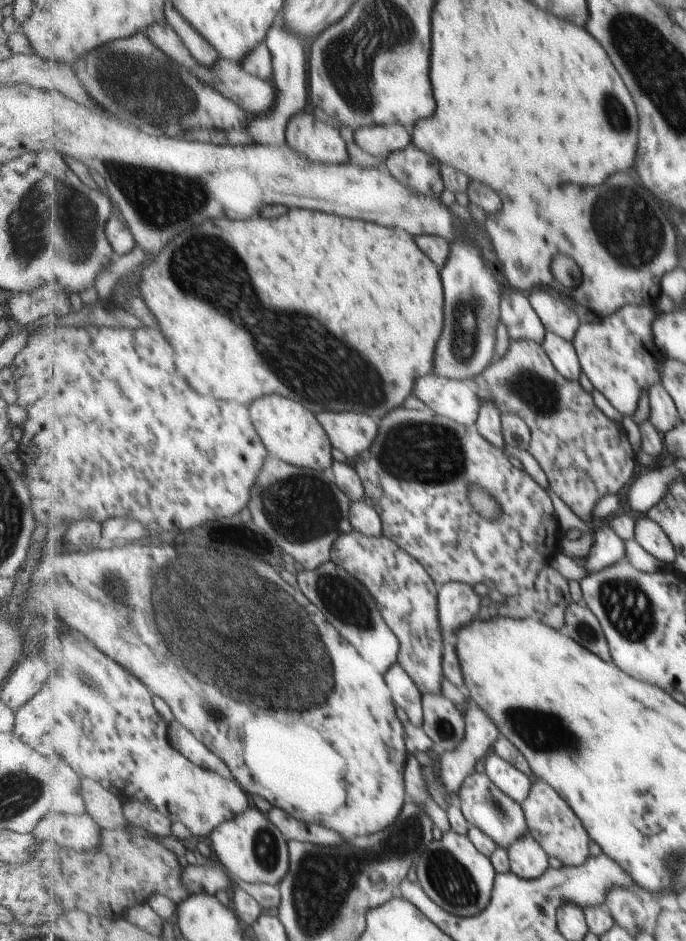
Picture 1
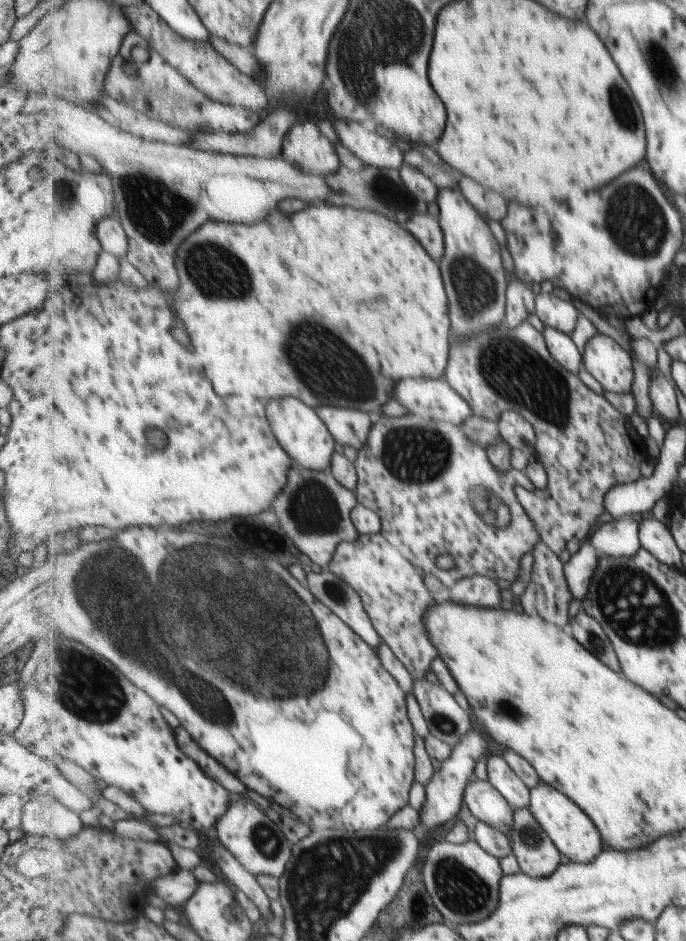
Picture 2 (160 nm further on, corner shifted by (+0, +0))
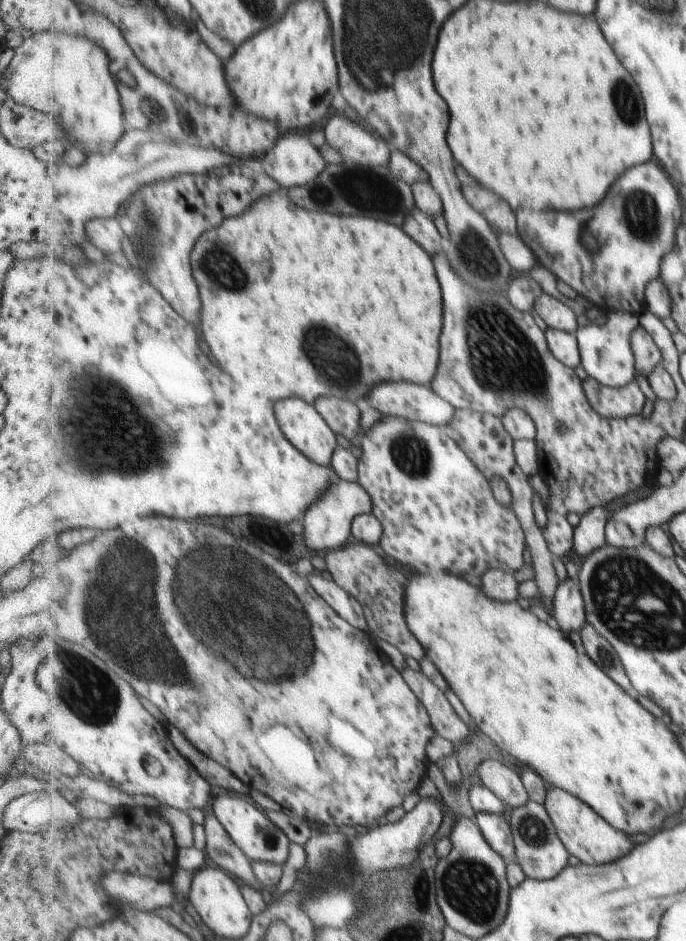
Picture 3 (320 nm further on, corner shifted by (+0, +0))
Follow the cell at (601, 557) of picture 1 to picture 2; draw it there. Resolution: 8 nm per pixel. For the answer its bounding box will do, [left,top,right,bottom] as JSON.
[565,547,601,605]

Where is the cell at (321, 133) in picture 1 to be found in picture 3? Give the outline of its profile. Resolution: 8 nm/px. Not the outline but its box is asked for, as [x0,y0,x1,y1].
[263,132,326,190]

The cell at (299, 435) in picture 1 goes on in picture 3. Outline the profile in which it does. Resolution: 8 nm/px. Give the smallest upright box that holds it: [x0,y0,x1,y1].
[275,397,339,466]

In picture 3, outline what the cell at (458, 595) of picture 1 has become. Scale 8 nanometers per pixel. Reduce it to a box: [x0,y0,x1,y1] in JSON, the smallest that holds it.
[481,569,519,603]

